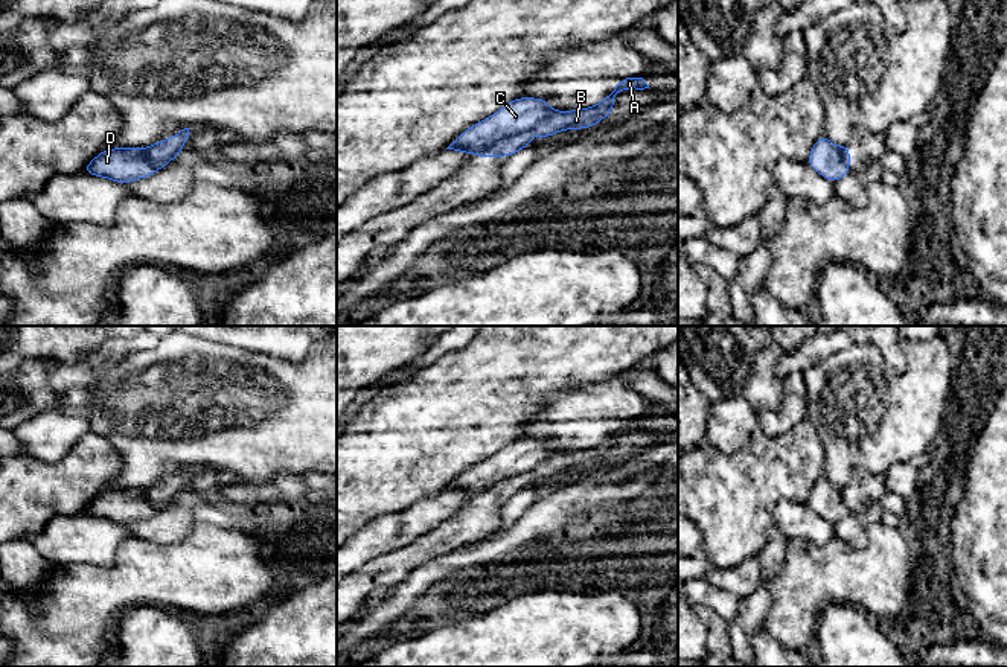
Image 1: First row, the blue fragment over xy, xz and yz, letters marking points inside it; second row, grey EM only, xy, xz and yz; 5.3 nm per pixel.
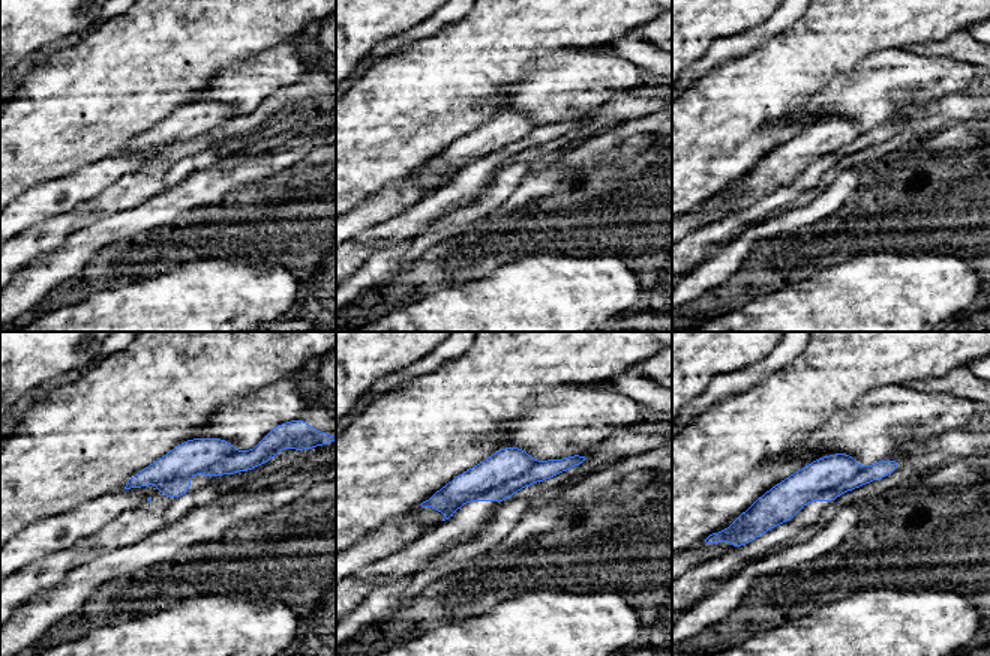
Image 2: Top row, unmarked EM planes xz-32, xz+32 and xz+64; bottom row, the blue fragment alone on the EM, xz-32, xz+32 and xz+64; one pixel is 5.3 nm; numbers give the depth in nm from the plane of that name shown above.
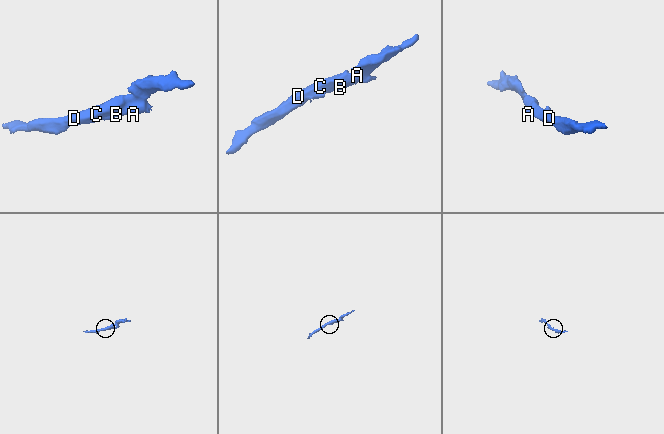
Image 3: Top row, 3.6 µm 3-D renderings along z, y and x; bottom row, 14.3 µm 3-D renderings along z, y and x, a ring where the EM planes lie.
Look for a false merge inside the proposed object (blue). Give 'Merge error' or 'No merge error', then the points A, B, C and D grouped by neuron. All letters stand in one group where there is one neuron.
Merge error. Groups: A B / C D

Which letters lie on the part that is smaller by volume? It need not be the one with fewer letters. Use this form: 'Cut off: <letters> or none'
Cut off: A, B

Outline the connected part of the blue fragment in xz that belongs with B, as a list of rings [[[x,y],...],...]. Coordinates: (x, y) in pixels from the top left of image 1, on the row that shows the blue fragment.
[[[626,78],[614,84],[614,88],[608,96],[602,99],[600,104],[590,108],[577,108],[573,111],[556,111],[553,116],[547,117],[538,123],[533,129],[509,136],[495,145],[478,151],[477,157],[510,157],[516,151],[530,146],[530,139],[533,136],[541,136],[548,139],[550,136],[565,131],[565,129],[582,129],[597,125],[608,114],[612,114],[614,99],[623,90],[644,90],[649,85],[643,78]]]

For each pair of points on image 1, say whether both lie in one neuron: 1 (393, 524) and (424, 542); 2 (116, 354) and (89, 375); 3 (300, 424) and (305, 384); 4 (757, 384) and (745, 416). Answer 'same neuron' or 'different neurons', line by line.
1: different neurons
2: same neuron
3: same neuron
4: different neurons

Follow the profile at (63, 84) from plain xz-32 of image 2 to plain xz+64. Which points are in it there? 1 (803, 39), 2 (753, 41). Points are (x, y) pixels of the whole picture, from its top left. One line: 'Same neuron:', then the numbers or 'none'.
Same neuron: 1

